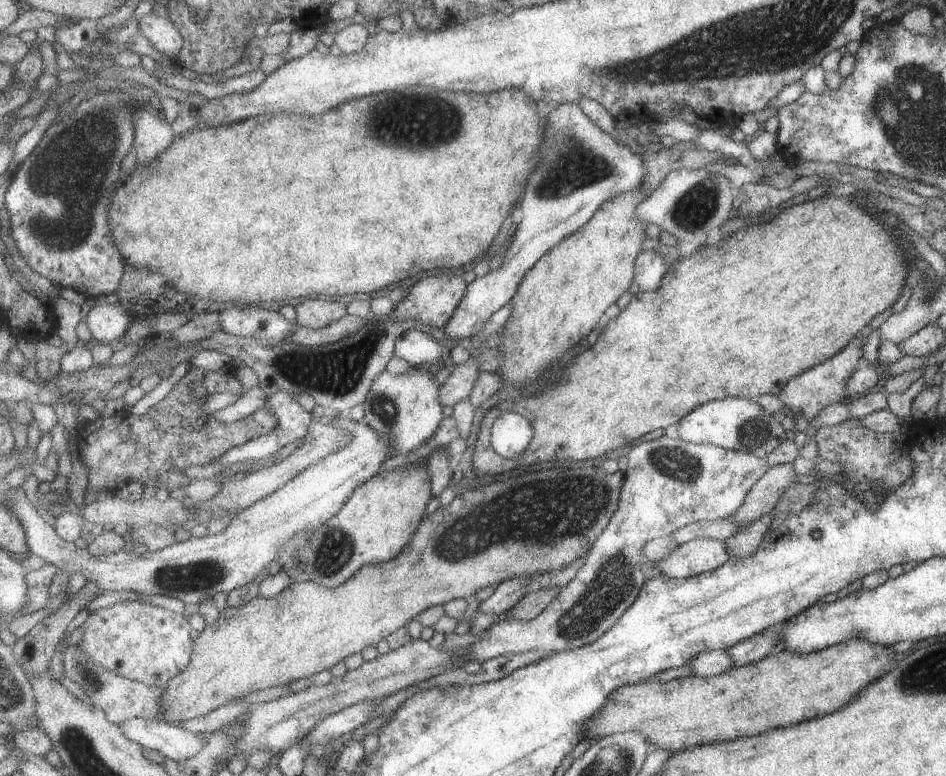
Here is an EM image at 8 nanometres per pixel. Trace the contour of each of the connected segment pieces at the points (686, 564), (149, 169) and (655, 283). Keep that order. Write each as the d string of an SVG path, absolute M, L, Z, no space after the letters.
M699 538L679 544L670 556L654 562L653 565L668 578L686 580L697 574L716 570L729 558L724 541Z
M410 88L406 90L404 94L402 92L380 92L380 94L372 94L370 96L364 96L358 100L350 100L350 102L342 104L340 108L334 108L334 110L328 111L326 114L316 115L297 115L296 113L282 112L276 115L260 115L252 117L242 122L236 122L236 124L228 124L228 126L220 126L220 128L214 128L214 126L201 126L184 136L176 136L176 140L172 146L164 152L164 154L158 156L152 164L138 164L138 168L130 174L130 176L123 176L118 184L118 190L112 200L111 206L111 225L112 236L116 241L116 246L120 248L120 252L123 252L124 260L127 260L128 266L136 266L140 270L144 268L150 268L151 273L160 273L162 276L166 276L178 292L182 294L192 294L192 296L198 296L202 300L212 300L212 302L224 303L229 306L241 305L241 306L256 306L259 302L266 302L275 300L276 302L282 302L283 300L290 300L292 298L307 298L320 296L350 296L350 294L360 294L376 292L376 290L382 290L382 288L388 288L390 284L394 282L402 282L406 278L414 278L416 274L427 270L436 270L436 268L462 268L462 266L468 266L472 264L474 260L478 260L482 254L486 252L494 252L498 243L498 234L500 230L504 228L508 216L512 214L512 210L516 208L518 200L520 200L520 194L524 194L524 188L526 184L530 182L530 176L538 170L538 166L542 164L542 144L546 142L546 128L548 128L547 118L542 118L542 112L540 112L540 106L538 102L526 92L526 90L520 90L520 88L511 88L510 90L503 90L502 92L491 92L490 94L468 94L468 92L438 92L438 90L430 90L430 88Z
M642 249L636 259L636 284L642 290L654 292L656 288L660 288L668 267L662 254L658 254L656 250Z

